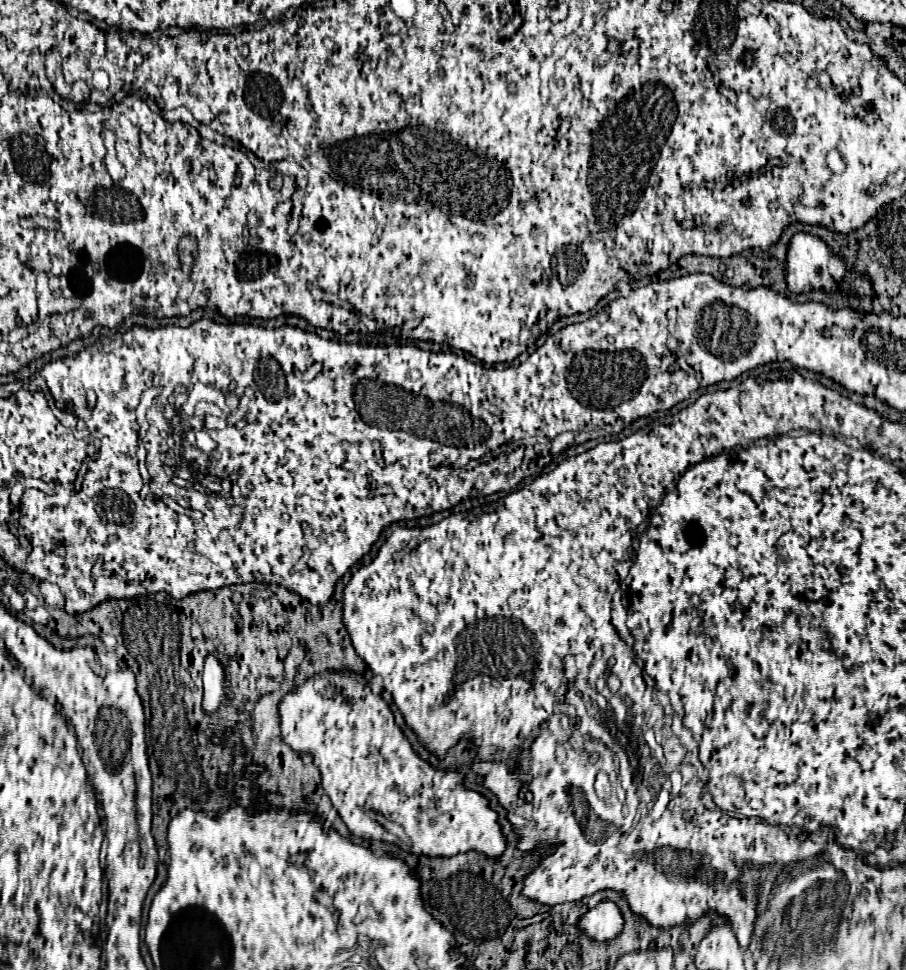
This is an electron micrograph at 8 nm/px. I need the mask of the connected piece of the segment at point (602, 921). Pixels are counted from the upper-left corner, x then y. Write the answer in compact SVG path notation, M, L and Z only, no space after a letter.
M600 902L596 908L588 910L582 920L580 920L580 928L594 940L598 942L606 942L612 940L614 936L618 936L622 932L622 916L616 904L612 902Z

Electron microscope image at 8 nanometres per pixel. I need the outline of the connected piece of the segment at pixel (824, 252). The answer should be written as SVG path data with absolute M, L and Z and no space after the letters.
M796 234L788 246L786 258L786 282L800 284L800 280L808 280L808 284L800 284L800 288L790 288L792 292L804 292L812 288L834 290L834 280L828 274L828 260L832 252L828 246L810 234Z

